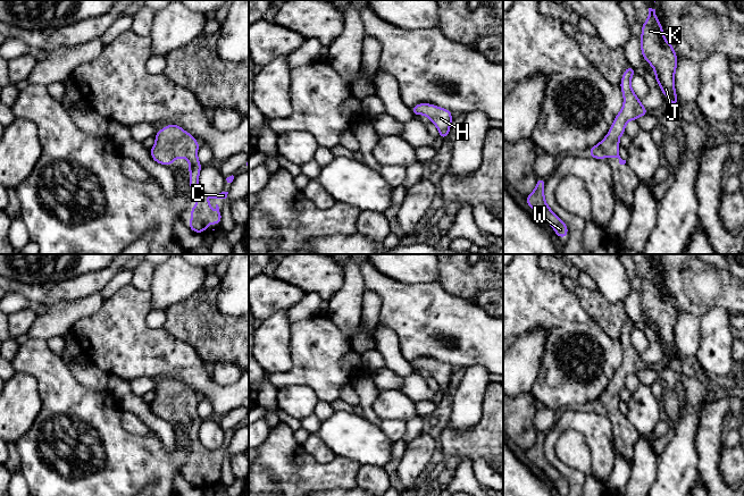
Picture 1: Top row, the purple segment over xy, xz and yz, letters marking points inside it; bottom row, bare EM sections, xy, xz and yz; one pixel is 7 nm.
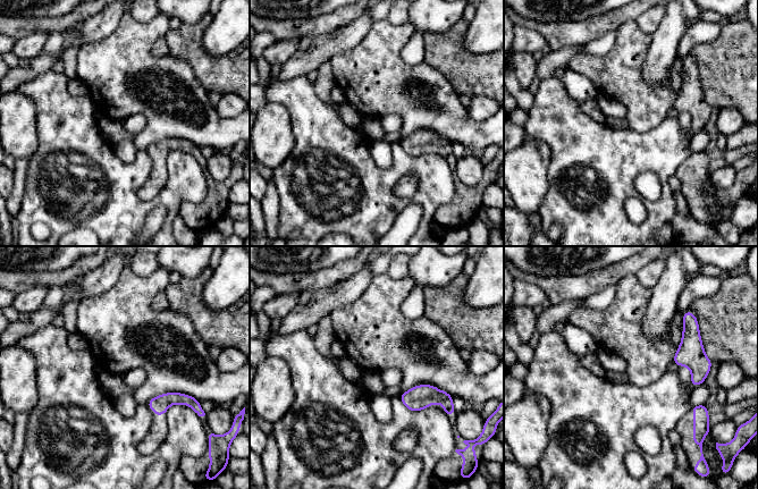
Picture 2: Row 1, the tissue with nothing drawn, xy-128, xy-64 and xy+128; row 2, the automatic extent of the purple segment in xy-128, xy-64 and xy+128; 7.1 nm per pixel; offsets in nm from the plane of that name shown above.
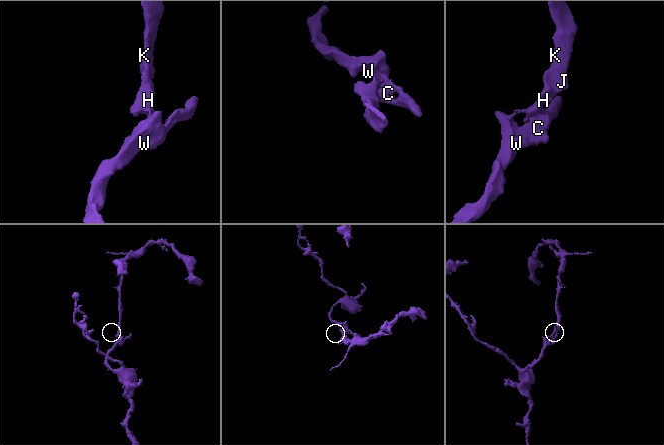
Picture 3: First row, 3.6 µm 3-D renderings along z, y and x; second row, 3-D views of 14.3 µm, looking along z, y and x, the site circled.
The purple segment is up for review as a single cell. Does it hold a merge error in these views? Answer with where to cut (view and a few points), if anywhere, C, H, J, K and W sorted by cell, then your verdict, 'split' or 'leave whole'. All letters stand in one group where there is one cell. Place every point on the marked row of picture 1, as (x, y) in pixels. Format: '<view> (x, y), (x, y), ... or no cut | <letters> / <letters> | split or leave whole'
no cut | C H J K W | leave whole

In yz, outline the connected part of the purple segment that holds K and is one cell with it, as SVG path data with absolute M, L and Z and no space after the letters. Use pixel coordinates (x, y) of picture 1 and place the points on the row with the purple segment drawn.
M649 8L647 20L642 24L641 49L645 61L654 69L654 78L666 94L670 104L678 104L675 91L675 70L678 58L675 49L666 41L655 9Z

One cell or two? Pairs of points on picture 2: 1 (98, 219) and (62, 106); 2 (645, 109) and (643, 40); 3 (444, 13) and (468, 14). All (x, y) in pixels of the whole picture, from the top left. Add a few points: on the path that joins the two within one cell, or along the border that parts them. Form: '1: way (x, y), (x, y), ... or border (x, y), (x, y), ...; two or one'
1: way (114, 192), (116, 179), (111, 169), (79, 134); one
2: way (634, 92), (631, 89), (631, 57); one
3: border (463, 11), (461, 17); two

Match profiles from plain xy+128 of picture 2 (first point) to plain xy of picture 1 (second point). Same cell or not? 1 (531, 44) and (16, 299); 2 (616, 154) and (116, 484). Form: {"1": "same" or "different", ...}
{"1": "same", "2": "same"}

